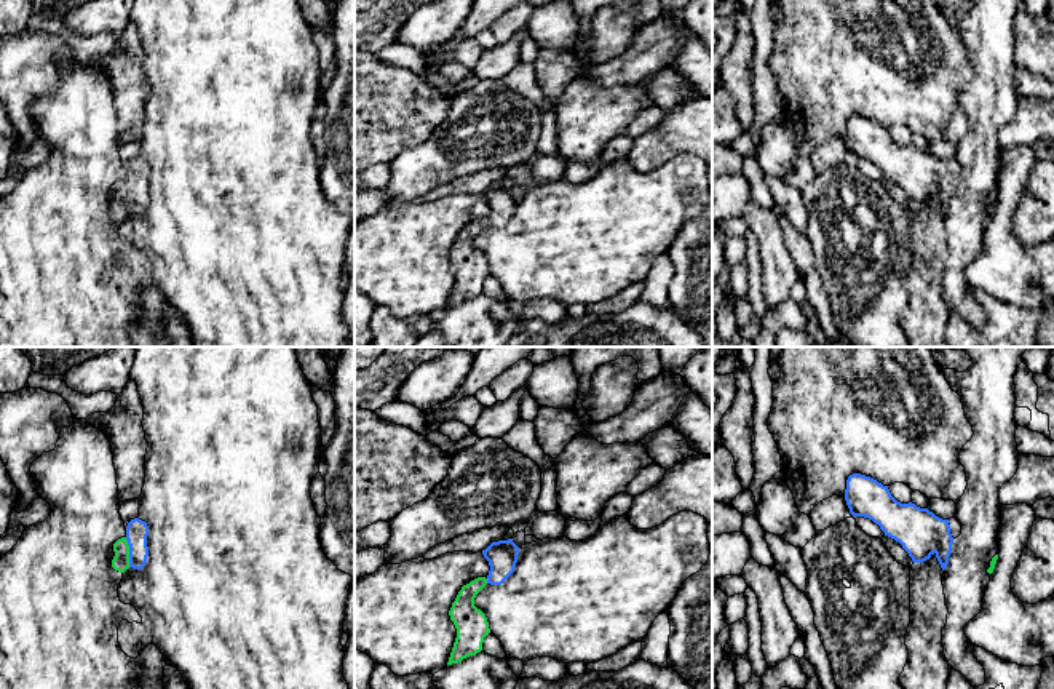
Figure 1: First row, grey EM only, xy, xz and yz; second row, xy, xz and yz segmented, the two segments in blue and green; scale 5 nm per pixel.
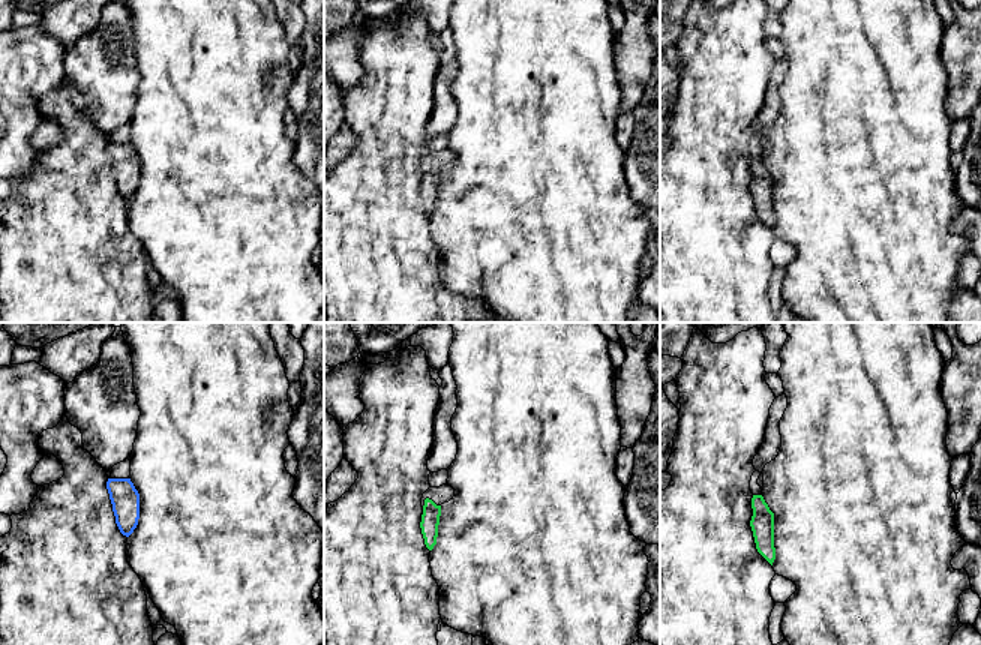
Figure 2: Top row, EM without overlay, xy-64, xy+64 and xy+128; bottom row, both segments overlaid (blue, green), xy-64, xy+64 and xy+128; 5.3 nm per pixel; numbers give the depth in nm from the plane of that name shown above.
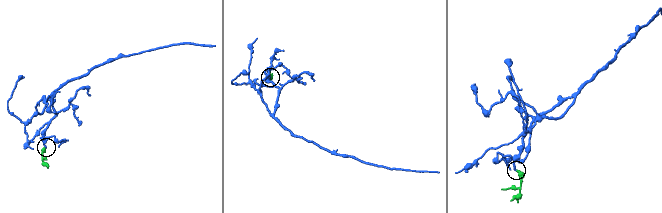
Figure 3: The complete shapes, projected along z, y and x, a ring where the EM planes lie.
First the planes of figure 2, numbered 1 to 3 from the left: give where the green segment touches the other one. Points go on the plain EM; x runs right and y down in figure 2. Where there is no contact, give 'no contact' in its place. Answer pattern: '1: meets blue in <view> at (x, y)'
1: no contact
2: no contact
3: no contact

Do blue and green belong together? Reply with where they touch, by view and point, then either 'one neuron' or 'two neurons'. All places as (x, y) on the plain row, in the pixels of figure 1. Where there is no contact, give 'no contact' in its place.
xy (130, 194) | one neuron

